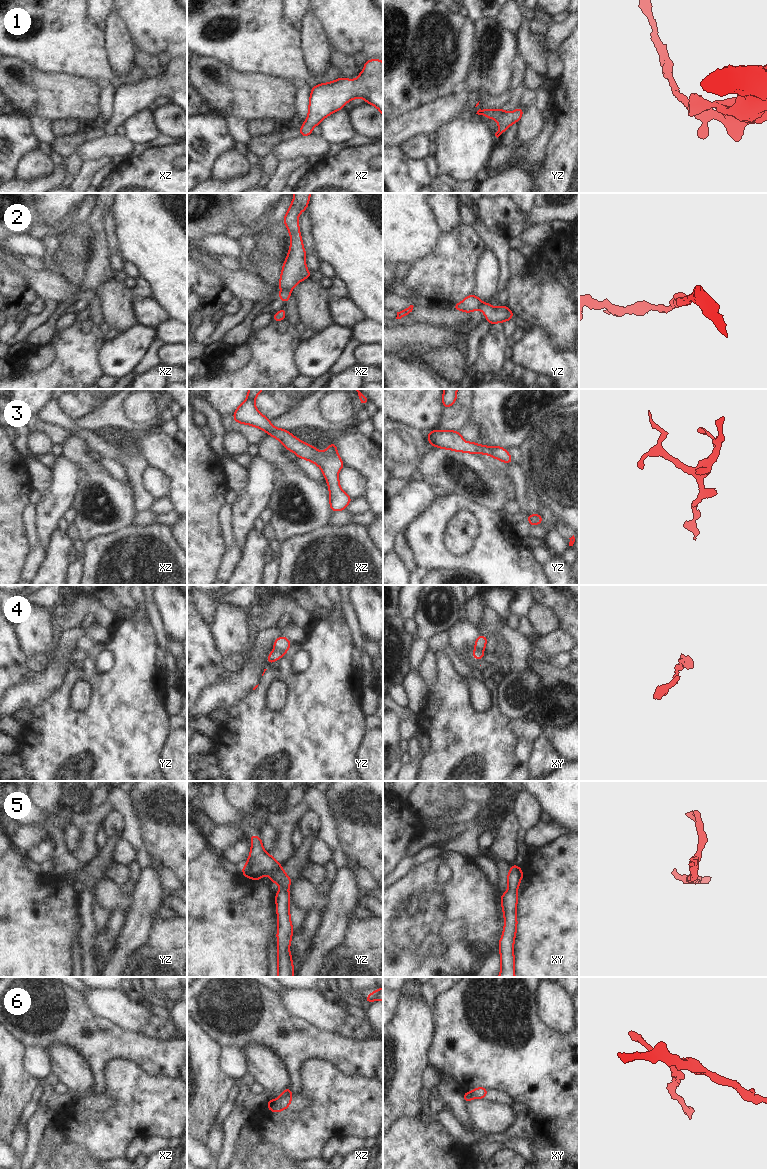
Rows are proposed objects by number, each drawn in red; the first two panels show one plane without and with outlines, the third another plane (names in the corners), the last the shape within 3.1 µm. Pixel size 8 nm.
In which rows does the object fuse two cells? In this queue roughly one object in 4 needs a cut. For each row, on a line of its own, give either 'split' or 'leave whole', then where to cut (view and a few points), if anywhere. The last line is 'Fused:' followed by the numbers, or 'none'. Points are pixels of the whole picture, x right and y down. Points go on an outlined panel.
1: leave whole | no cut
2: leave whole | no cut
3: leave whole | no cut
4: split | yz (274, 650), (279, 650), (283, 654)
5: leave whole | no cut
6: leave whole | no cut
Fused: 4

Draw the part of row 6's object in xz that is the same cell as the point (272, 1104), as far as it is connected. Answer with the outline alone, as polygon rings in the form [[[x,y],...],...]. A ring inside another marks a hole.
[[[290,1086],[283,1092],[281,1092],[280,1097],[275,1101],[270,1099],[266,1108],[270,1109],[274,1113],[278,1113],[283,1109],[287,1109],[292,1101],[292,1092]]]

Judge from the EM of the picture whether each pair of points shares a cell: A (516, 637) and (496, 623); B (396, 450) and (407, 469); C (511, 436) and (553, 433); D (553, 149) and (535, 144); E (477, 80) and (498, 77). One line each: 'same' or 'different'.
A: same
B: same
C: different
D: different
E: same

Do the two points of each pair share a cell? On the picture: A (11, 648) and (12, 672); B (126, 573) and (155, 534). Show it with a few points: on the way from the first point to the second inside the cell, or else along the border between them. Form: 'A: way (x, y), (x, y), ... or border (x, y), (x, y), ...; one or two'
A: way (11, 654), (11, 666); one
B: way (130, 562), (135, 549), (144, 541); one

